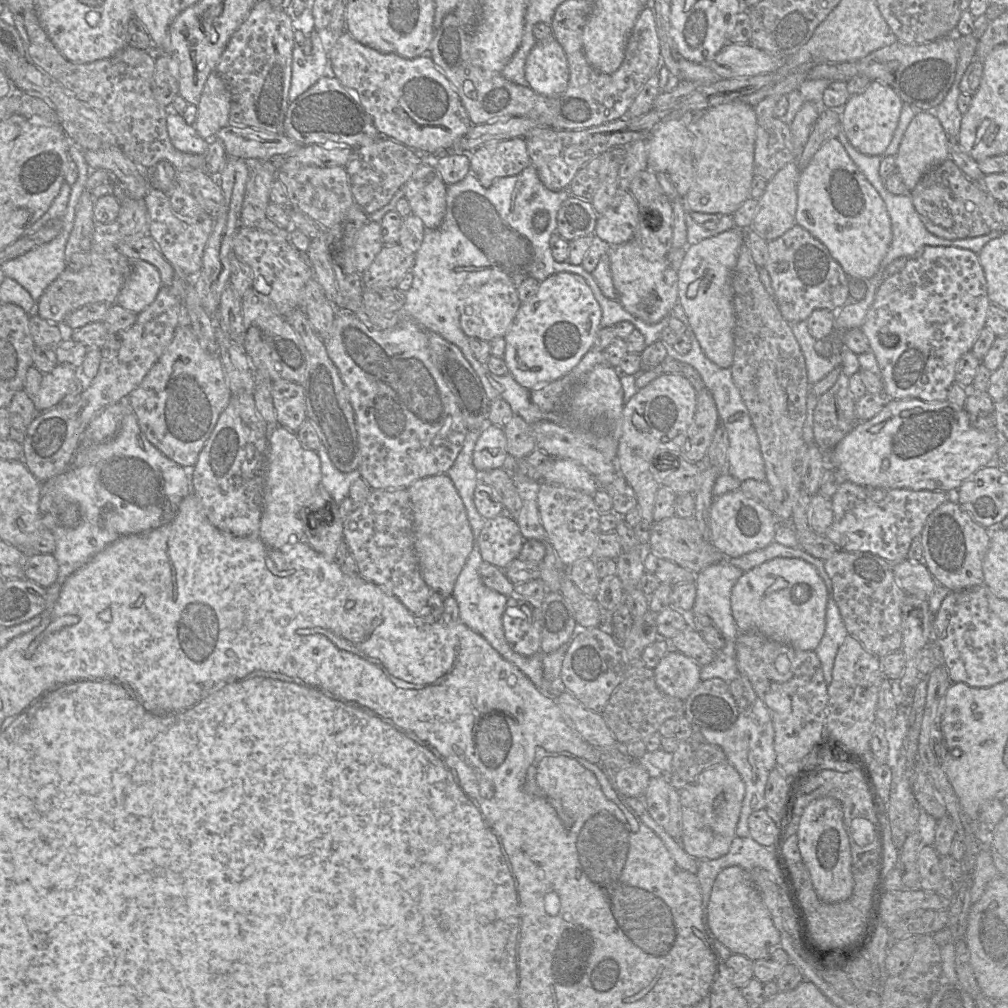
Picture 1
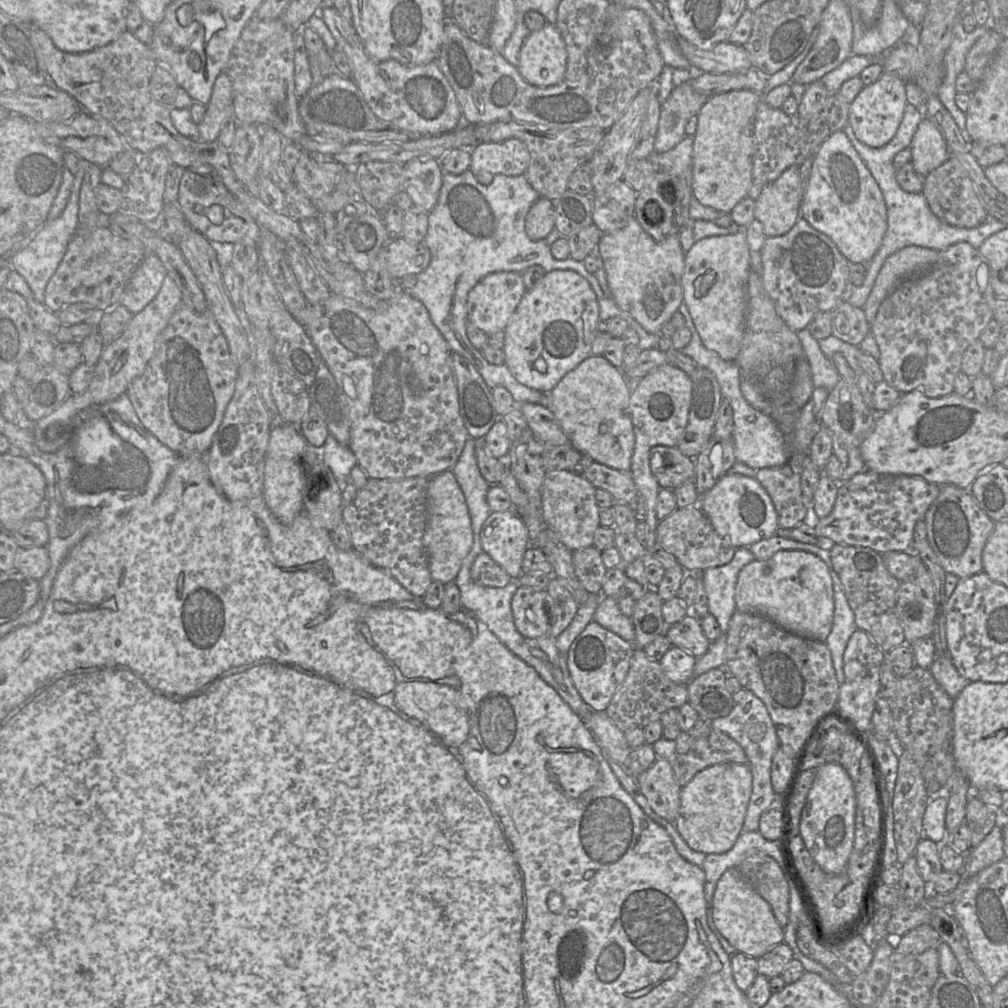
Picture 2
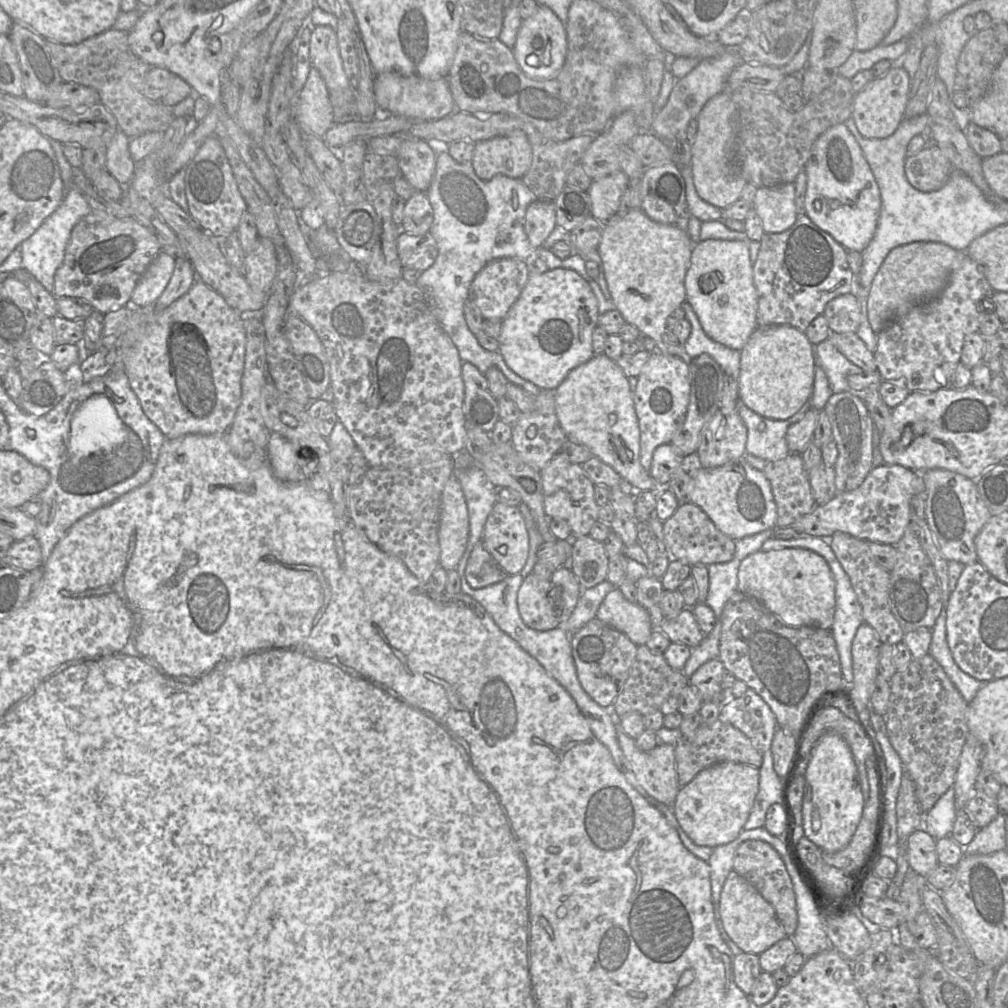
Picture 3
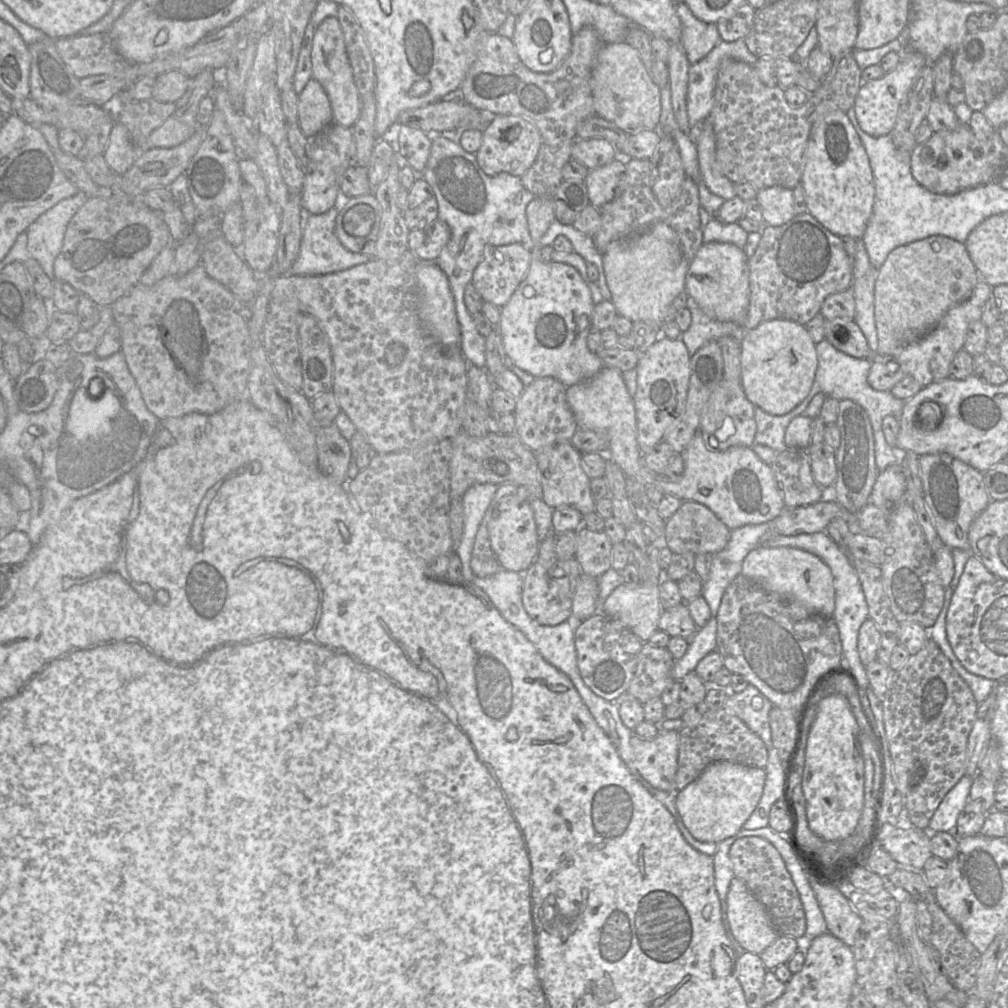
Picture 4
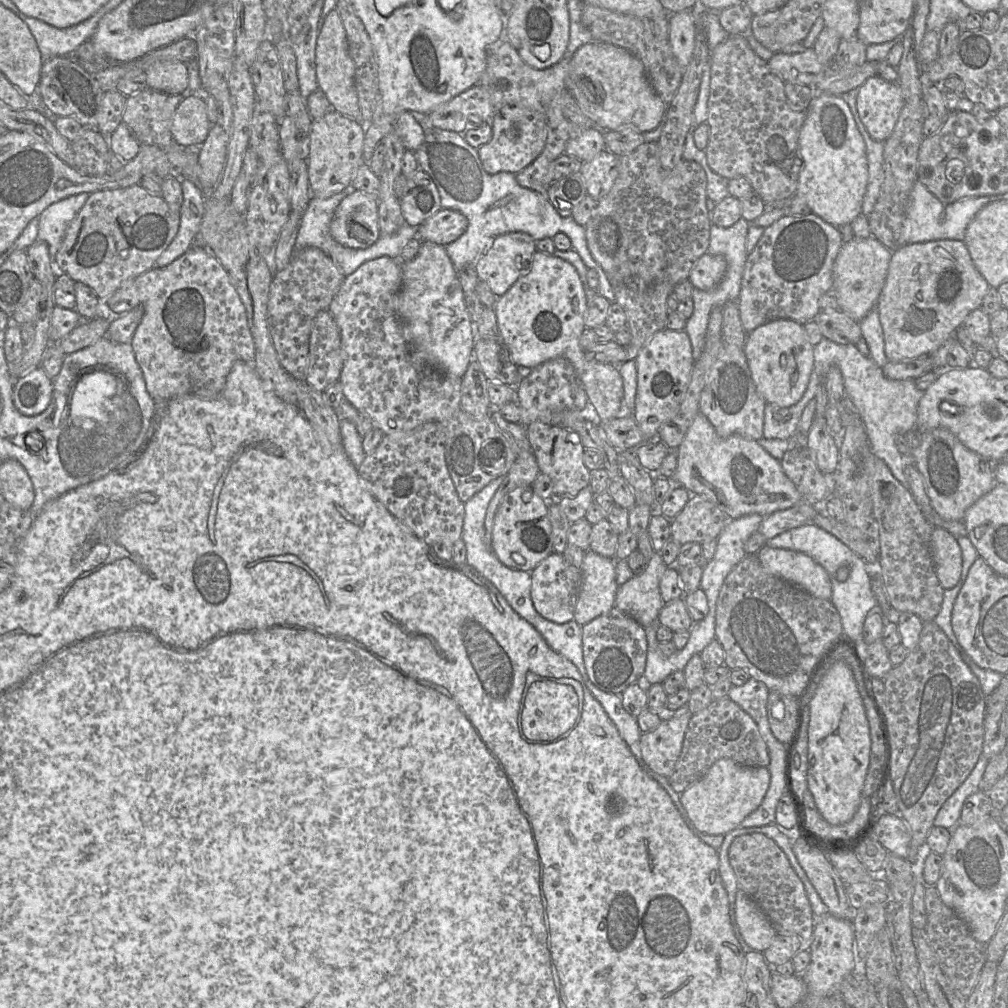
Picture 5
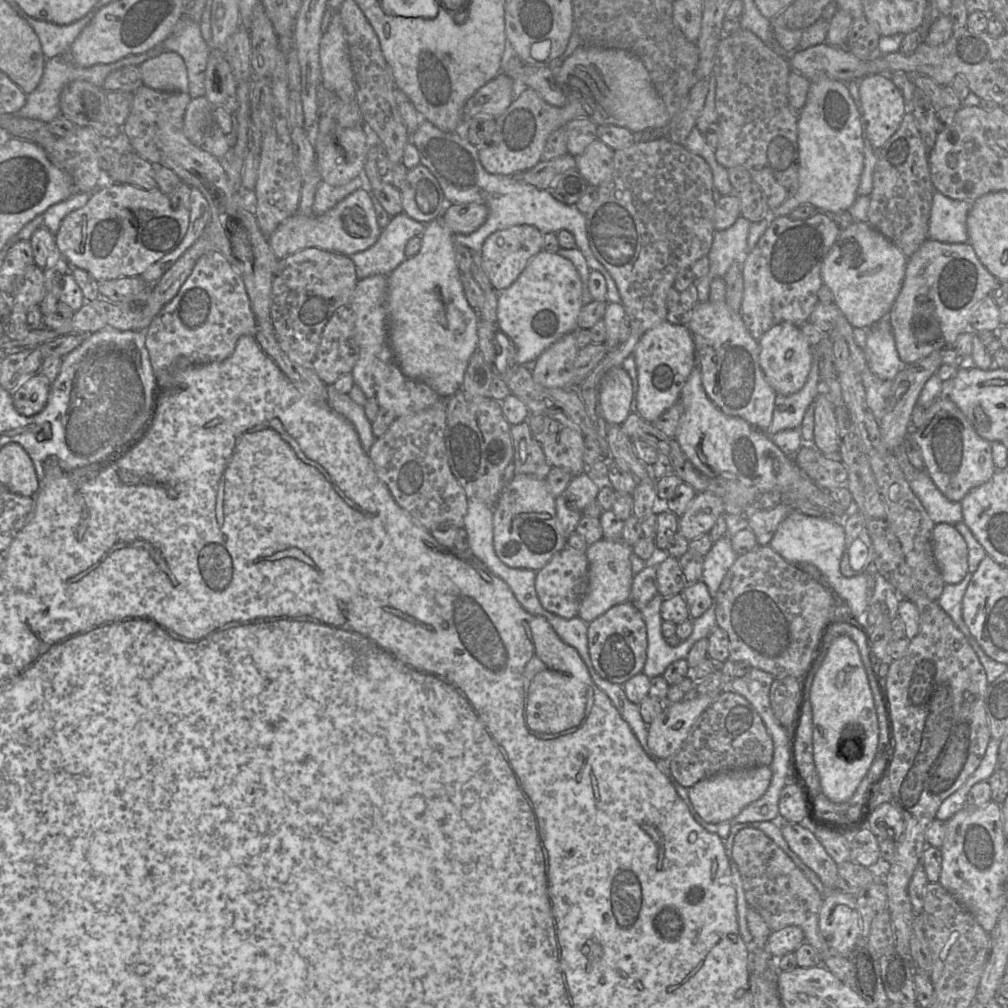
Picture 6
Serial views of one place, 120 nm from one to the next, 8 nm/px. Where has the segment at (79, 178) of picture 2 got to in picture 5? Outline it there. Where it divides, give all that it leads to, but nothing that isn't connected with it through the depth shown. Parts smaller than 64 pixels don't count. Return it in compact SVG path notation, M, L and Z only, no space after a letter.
M79 193L47 207L39 216L38 240L46 242L53 264L61 247L66 229L81 210L90 194Z

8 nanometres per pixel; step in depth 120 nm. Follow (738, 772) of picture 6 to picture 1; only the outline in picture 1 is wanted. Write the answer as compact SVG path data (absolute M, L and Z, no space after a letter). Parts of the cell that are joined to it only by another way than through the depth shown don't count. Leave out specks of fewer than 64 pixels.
M721 762L701 772L696 779L679 791L682 817L681 845L685 852L697 860L717 859L725 855L739 820L745 794L745 784L738 771L728 762Z

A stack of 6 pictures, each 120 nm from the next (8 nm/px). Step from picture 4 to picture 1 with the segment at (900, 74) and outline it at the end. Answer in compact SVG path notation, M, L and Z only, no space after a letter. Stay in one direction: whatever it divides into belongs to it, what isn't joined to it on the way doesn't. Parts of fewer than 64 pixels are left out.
M871 81L861 94L850 96L841 109L842 130L851 145L865 155L877 156L890 145L904 102L896 91L880 81Z

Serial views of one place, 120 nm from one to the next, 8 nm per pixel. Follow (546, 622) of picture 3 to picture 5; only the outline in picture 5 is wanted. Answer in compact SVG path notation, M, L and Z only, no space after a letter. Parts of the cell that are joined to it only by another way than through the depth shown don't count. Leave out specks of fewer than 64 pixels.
M552 553L530 572L530 576L530 595L535 610L543 618L557 624L573 620L582 583L581 569L567 563L562 554Z

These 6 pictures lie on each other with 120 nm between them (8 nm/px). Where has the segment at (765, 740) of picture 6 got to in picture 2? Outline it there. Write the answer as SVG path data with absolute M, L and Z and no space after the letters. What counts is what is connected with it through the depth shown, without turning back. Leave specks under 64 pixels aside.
M718 730L697 738L688 752L671 758L673 773L680 787L688 784L701 770L719 763L748 764L748 759L735 740Z

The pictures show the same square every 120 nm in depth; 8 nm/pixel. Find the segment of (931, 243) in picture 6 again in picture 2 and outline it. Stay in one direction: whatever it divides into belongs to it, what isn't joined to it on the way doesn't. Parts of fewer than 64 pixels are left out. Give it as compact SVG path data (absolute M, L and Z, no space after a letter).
M906 246L884 262L869 297L863 307L867 322L871 325L885 298L906 279L920 275L938 259L939 251L920 246Z

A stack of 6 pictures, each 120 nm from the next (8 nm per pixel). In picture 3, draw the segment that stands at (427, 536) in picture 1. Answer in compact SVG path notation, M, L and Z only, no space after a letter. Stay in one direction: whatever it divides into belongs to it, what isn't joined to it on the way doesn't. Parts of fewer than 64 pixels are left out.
M453 474L446 482L440 499L438 539L439 566L456 569L467 547L470 532L468 507L462 486Z

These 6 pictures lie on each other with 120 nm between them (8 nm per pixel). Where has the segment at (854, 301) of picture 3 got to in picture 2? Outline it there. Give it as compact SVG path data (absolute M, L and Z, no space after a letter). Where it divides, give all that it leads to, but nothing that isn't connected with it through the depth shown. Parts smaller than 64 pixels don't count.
M843 303L830 312L832 336L854 346L859 346L870 333L863 308Z

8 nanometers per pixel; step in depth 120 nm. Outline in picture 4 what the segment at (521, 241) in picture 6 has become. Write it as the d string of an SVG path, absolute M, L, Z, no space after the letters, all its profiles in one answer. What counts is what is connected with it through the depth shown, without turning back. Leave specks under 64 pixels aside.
M520 243L491 246L473 272L471 283L485 302L503 307L529 270L531 252Z

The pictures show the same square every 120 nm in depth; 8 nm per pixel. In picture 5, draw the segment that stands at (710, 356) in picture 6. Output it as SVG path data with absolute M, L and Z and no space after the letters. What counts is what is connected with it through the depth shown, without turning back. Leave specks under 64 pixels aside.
M722 348L706 378L700 396L700 413L704 414L721 438L739 435L757 441L763 438L766 402L756 391L743 349L726 352Z

